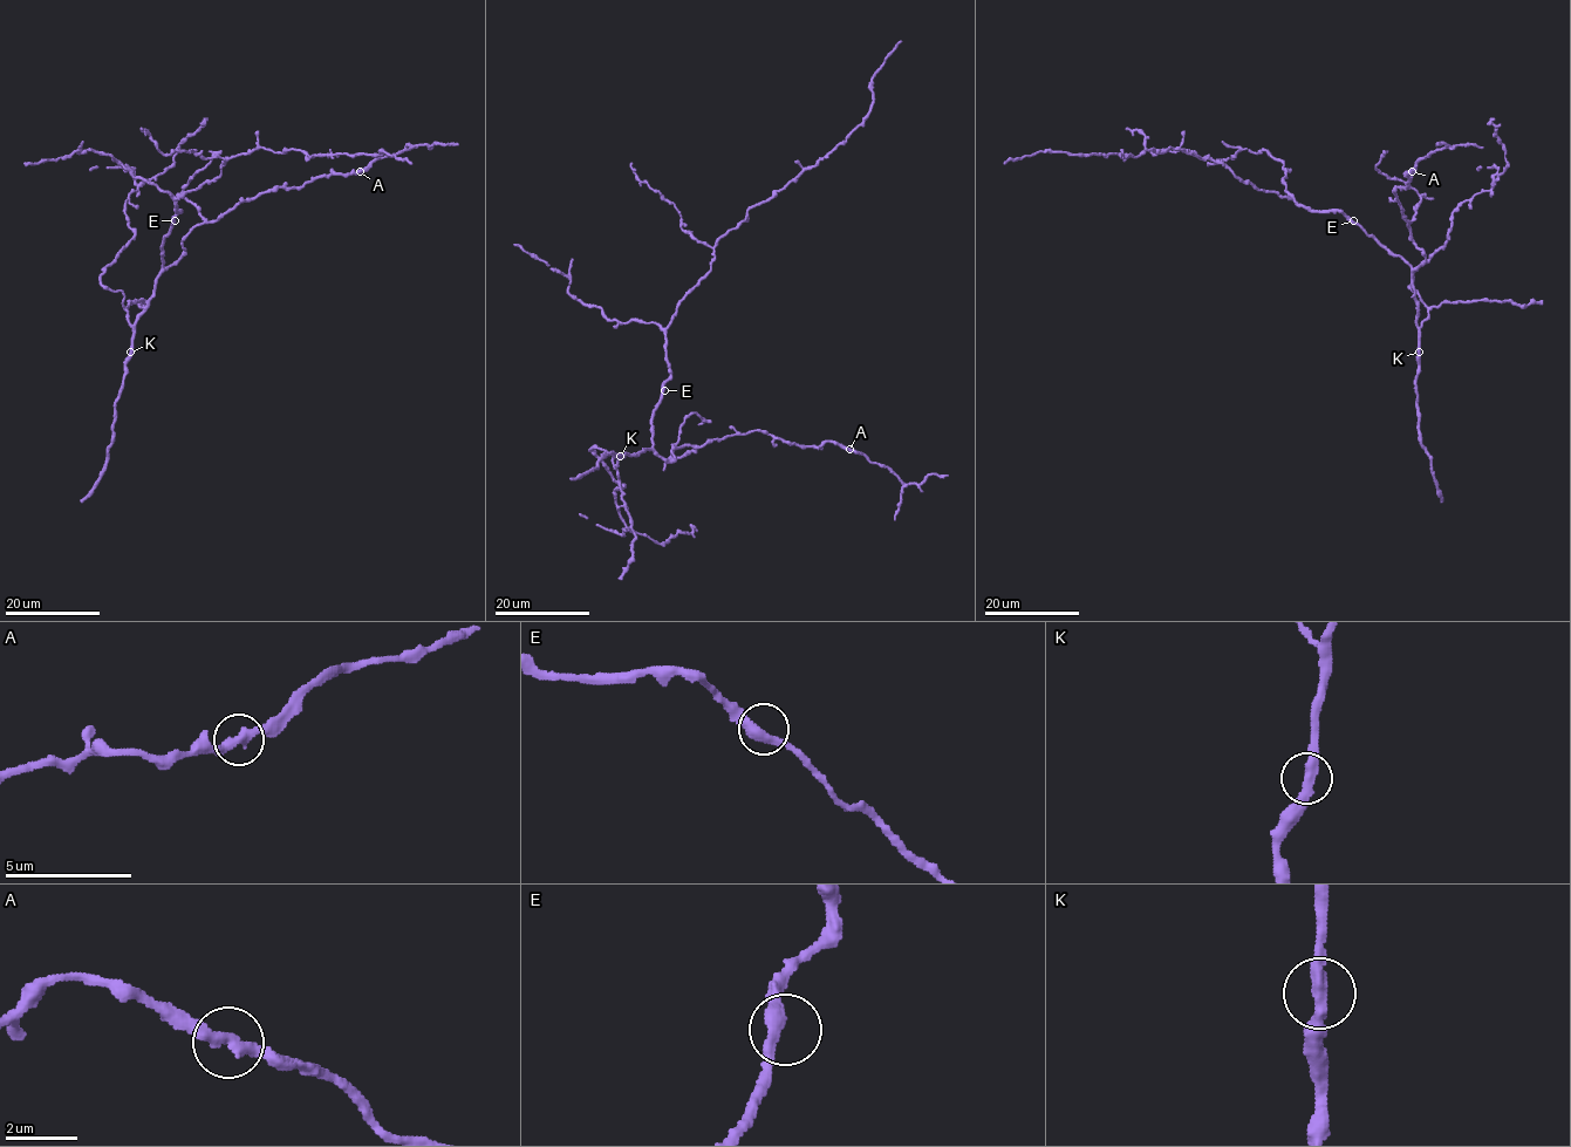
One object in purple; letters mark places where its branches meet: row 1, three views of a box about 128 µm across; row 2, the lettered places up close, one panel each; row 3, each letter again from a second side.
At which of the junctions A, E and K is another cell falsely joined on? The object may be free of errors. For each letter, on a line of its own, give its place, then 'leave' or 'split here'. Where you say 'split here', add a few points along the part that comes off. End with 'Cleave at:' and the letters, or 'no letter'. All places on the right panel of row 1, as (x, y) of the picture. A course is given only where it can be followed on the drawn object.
A: place (1412, 171); leave
E: place (1353, 220); leave
K: place (1419, 352); leave
Cleave at: no letter

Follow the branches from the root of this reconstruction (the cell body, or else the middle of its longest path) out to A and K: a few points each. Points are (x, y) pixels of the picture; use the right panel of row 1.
A: (1351, 223), (1415, 268), (1425, 255), (1393, 193), (1406, 188), (1409, 176), (1405, 173), (1413, 171)
K: (1351, 223), (1411, 266), (1418, 305), (1419, 352)

